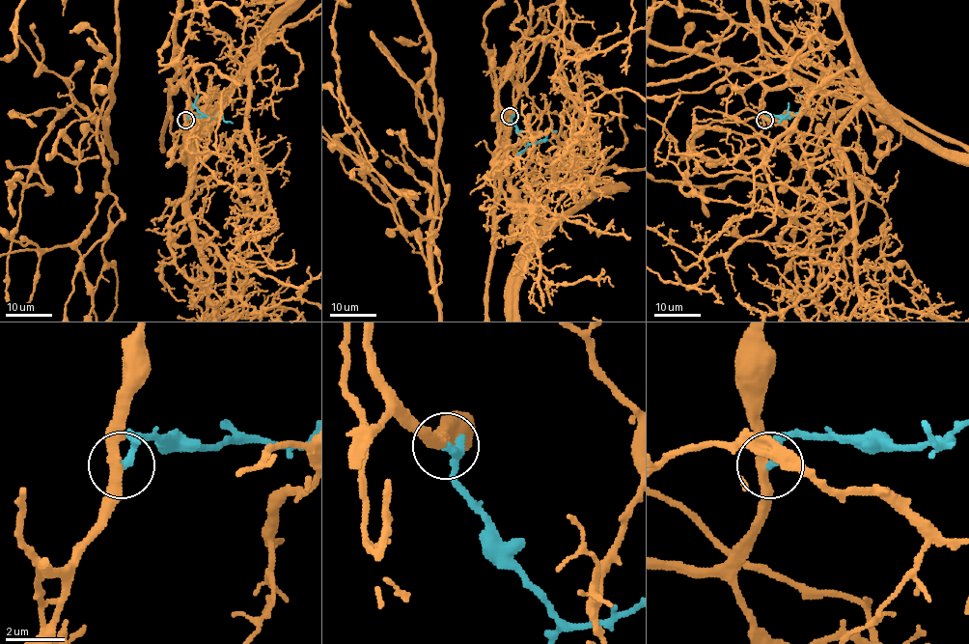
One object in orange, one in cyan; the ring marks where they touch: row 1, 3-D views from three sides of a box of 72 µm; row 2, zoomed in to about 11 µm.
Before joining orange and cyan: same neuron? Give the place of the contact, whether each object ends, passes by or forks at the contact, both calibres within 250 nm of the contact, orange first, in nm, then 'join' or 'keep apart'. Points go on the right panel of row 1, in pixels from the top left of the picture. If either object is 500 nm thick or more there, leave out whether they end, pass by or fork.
place (764, 120); orange passes by; cyan passes by; calibres 360 and 190 nm; keep apart

